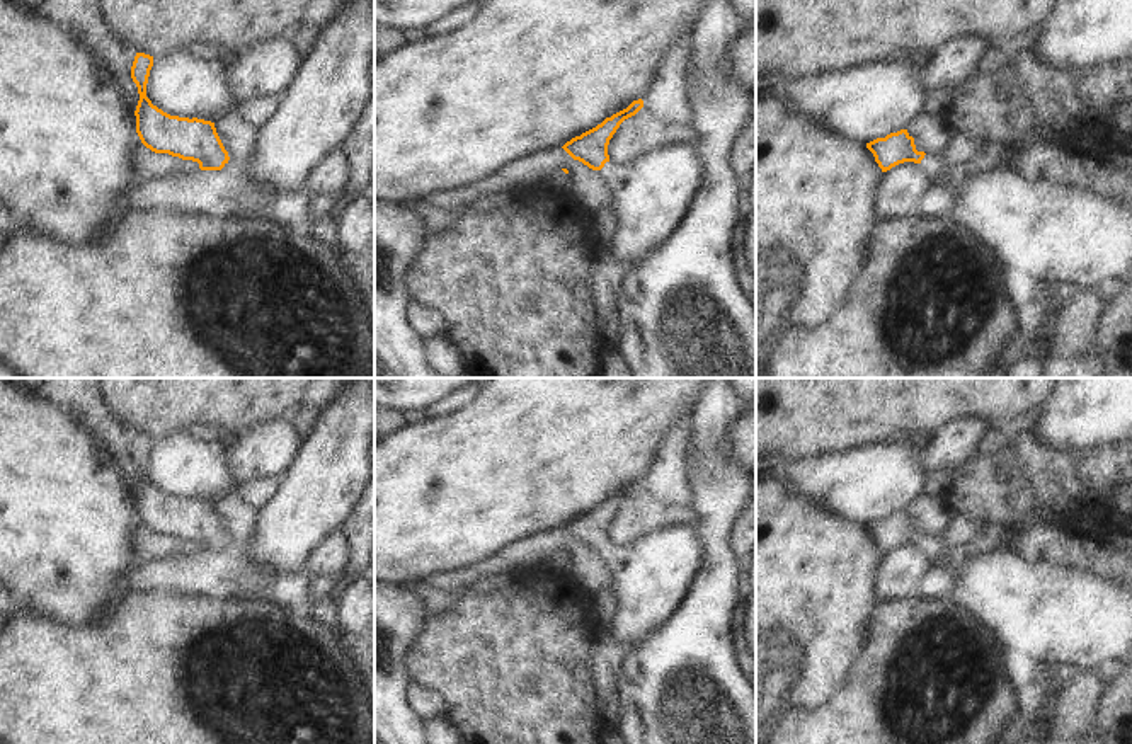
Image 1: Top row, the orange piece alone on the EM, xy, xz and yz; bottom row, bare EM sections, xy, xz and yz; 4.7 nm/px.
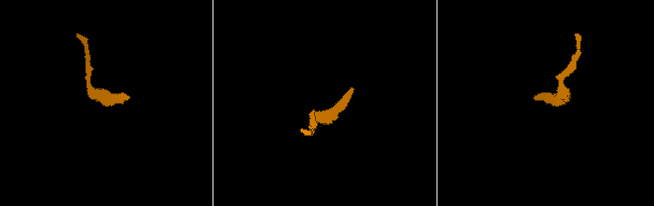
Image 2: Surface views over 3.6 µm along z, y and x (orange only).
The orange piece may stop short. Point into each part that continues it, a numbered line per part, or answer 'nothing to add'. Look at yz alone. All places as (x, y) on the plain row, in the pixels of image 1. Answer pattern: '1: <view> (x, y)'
1: yz (935, 547)

